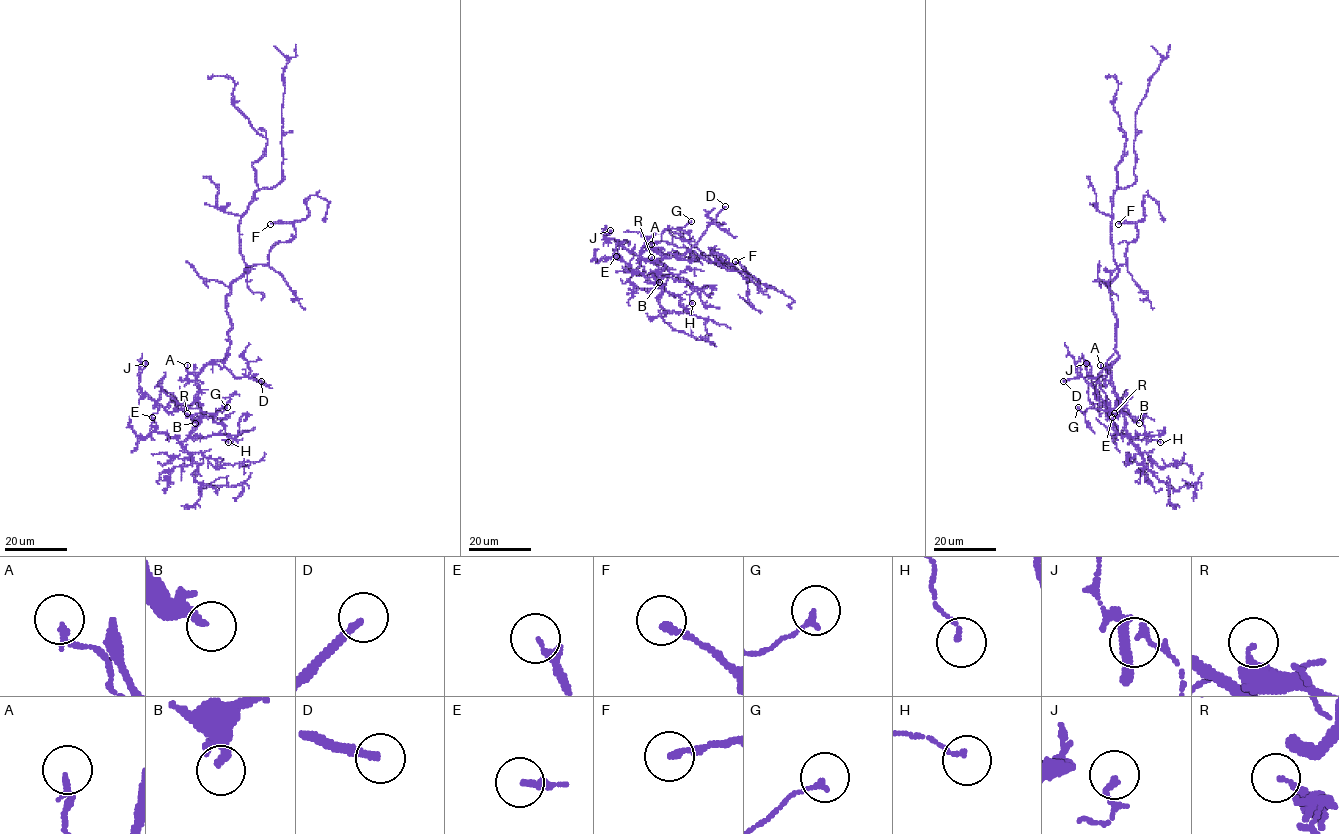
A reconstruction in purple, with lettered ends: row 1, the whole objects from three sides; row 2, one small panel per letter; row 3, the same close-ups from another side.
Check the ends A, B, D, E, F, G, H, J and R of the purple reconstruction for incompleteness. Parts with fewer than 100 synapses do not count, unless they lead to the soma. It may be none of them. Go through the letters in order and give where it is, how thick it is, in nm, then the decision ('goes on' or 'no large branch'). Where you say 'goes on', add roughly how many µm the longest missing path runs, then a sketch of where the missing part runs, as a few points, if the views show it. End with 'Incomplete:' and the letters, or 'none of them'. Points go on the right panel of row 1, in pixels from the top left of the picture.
A: (1100, 365) | 180 nm | no large branch
B: (1139, 423) | 240 nm | no large branch
D: (1063, 381) | 220 nm | goes on | 60 µm | (1063, 381), (1027, 395), (1030, 405), (1016, 423), (1019, 429), (1001, 422), (991, 410)
E: (1112, 417) | 200 nm | no large branch
F: (1118, 224) | 190 nm | no large branch
G: (1078, 407) | 170 nm | no large branch
H: (1160, 442) | 120 nm | no large branch
J: (1086, 363) | 170 nm | no large branch
R: (1114, 413) | 190 nm | no large branch
Incomplete: D

